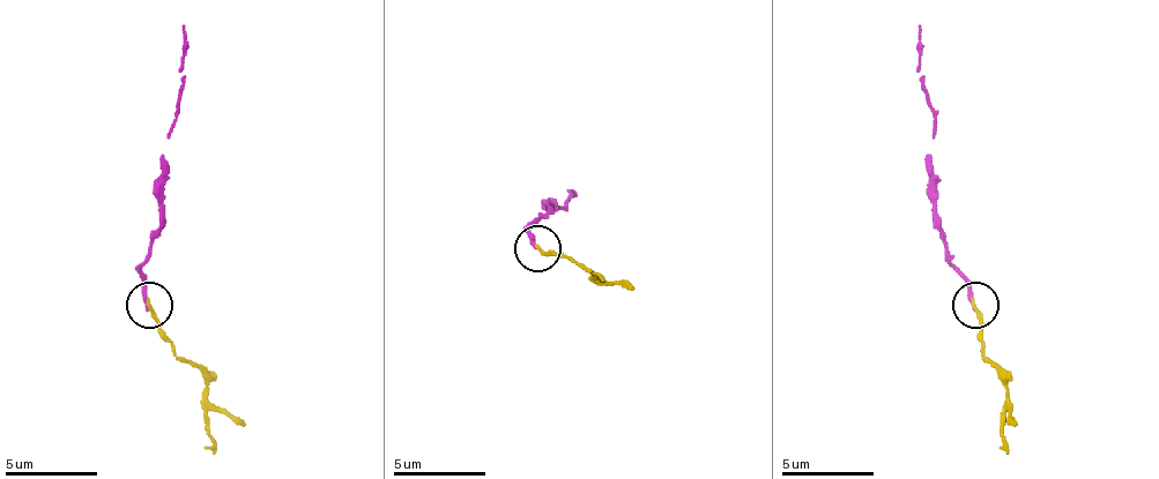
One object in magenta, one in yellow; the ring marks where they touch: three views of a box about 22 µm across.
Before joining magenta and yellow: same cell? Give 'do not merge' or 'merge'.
merge

